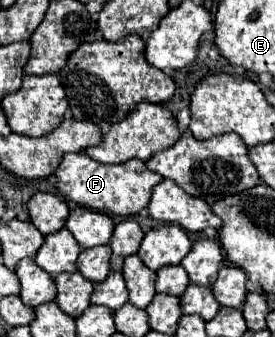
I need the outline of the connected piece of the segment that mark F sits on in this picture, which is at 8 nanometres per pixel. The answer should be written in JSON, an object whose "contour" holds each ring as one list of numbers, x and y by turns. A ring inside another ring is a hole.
{"contour":[[66,153,64,161,56,171,56,177,58,177,56,189,66,199,78,205,86,205,90,209,98,209,108,215,122,215,122,217,136,215,138,211,146,209,154,185,164,181,164,177,150,171,144,161,134,159,120,165,108,165,90,159,86,153]]}

